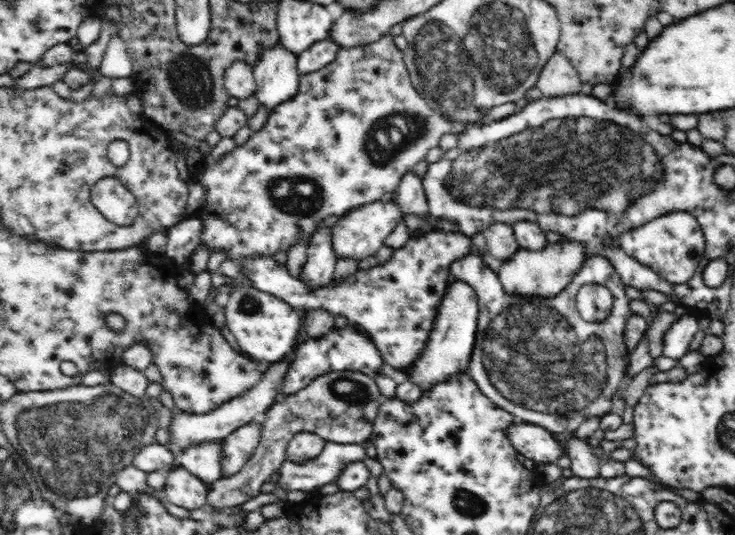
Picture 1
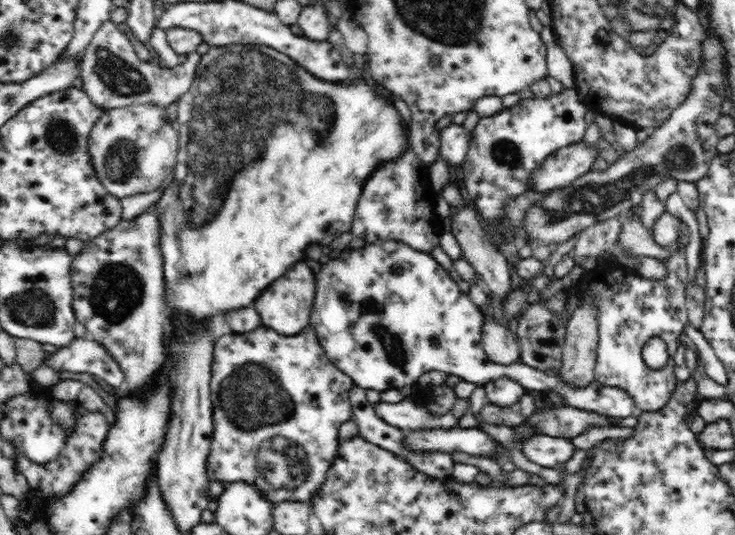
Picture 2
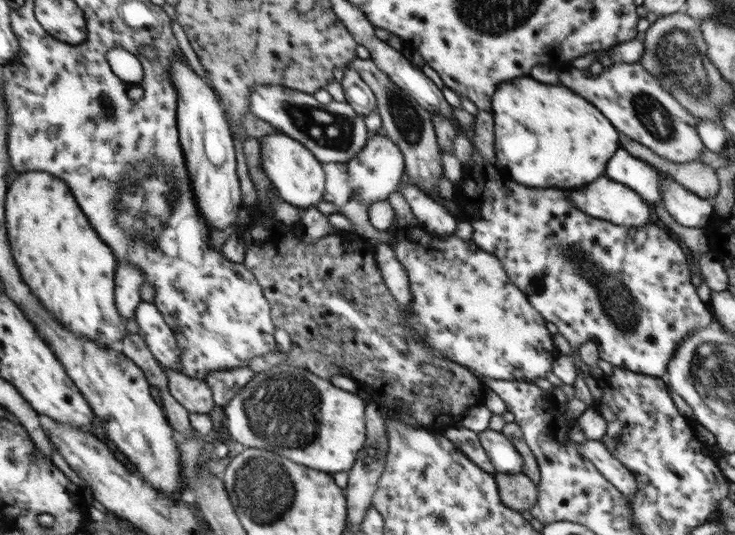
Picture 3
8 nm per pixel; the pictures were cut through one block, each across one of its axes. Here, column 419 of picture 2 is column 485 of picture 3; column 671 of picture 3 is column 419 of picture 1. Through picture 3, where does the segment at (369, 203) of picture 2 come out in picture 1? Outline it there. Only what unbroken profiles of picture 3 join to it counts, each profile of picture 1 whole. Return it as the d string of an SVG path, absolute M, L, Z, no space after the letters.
M434 229L423 233L420 237L409 238L402 248L393 250L390 260L385 263L380 264L380 261L370 260L361 265L354 274L346 277L346 280L332 281L330 284L324 285L324 288L314 288L314 290L299 278L290 276L287 267L278 265L272 256L264 256L263 254L246 256L244 260L238 260L236 264L246 279L252 281L253 288L280 298L297 311L326 310L332 317L343 316L346 318L349 328L364 333L372 341L380 353L380 357L384 359L386 368L400 375L422 357L429 340L428 334L435 326L444 294L453 281L450 274L451 264L470 254L472 245L472 239L460 232L444 232Z

